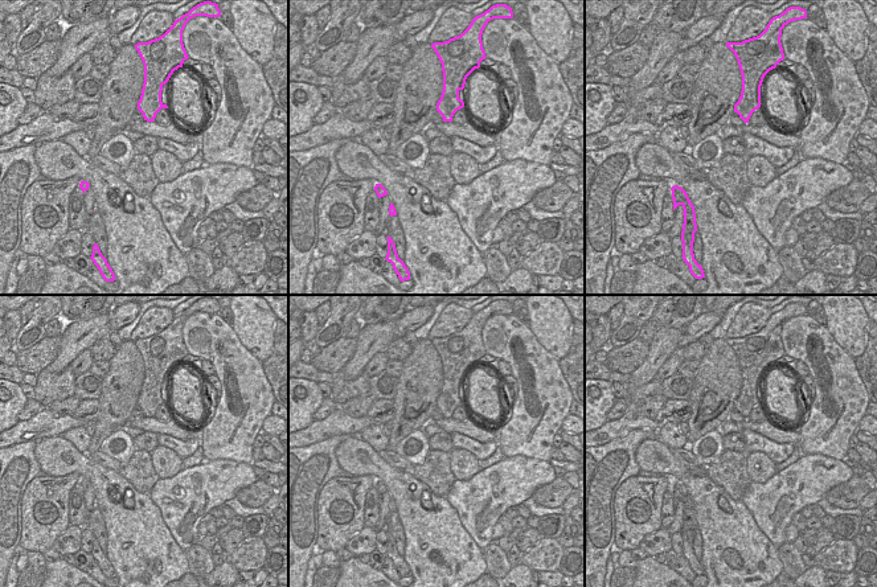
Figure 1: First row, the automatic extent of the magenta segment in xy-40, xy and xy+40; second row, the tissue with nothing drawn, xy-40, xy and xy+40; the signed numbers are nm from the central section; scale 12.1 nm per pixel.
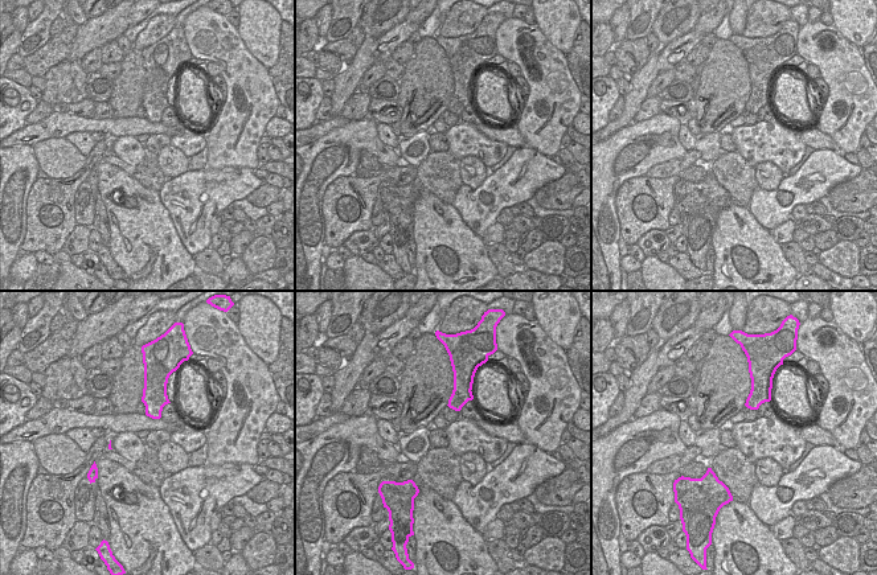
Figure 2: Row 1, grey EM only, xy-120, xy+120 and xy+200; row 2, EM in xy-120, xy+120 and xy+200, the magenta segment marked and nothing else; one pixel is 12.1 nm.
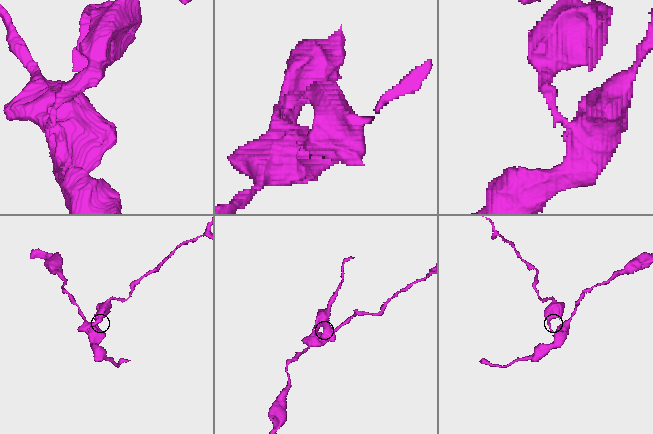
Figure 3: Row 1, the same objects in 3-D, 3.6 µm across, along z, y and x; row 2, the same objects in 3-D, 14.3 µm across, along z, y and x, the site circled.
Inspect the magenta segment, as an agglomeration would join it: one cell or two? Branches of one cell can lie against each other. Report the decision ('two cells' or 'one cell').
two cells

